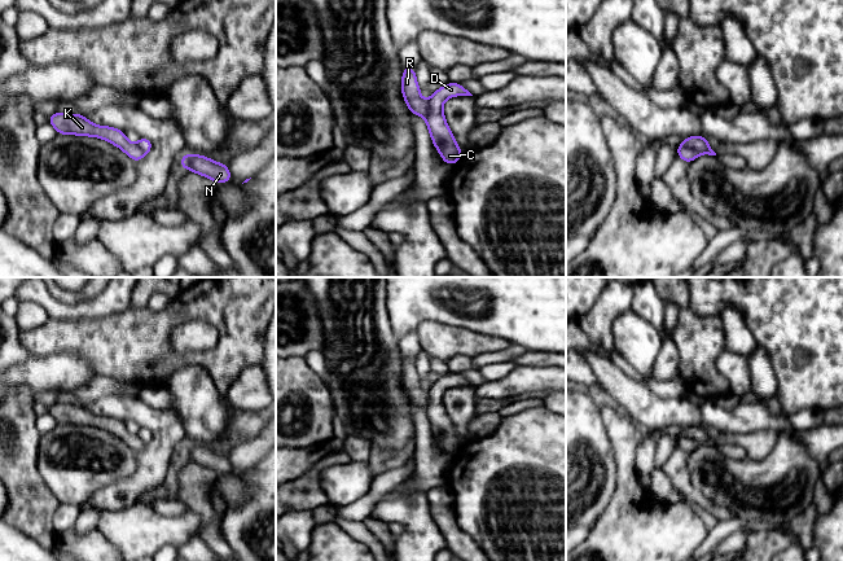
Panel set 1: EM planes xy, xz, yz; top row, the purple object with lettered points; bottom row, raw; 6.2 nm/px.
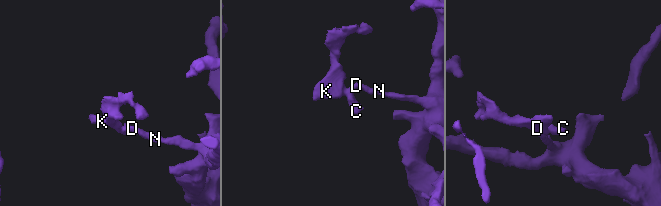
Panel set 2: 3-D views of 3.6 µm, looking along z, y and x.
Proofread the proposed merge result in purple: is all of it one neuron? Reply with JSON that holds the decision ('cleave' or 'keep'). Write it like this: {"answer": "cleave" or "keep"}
{"answer": "cleave"}

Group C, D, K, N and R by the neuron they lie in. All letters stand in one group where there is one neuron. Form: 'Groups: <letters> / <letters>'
Groups: C D N / K R

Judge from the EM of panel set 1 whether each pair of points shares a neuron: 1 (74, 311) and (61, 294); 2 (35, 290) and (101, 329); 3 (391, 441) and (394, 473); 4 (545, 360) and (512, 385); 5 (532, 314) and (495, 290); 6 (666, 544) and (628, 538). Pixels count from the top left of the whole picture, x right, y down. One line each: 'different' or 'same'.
1: different
2: different
3: different
4: different
5: same
6: same

